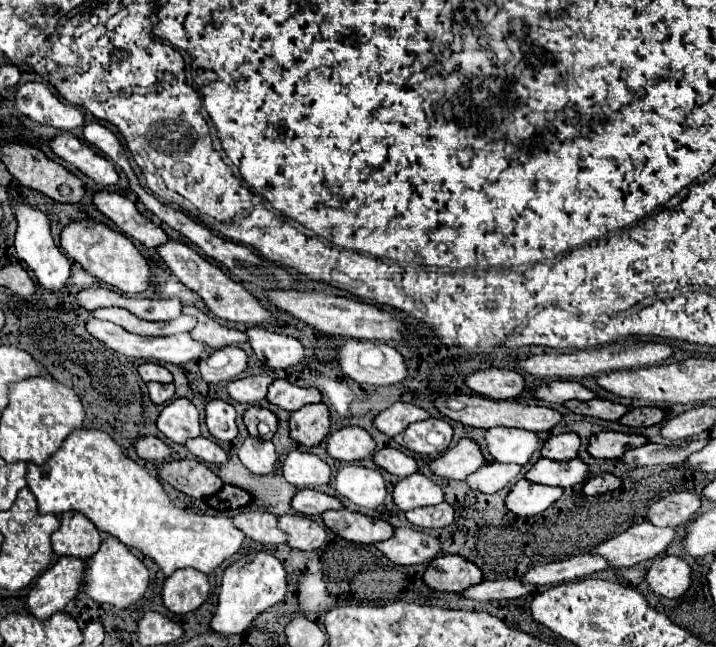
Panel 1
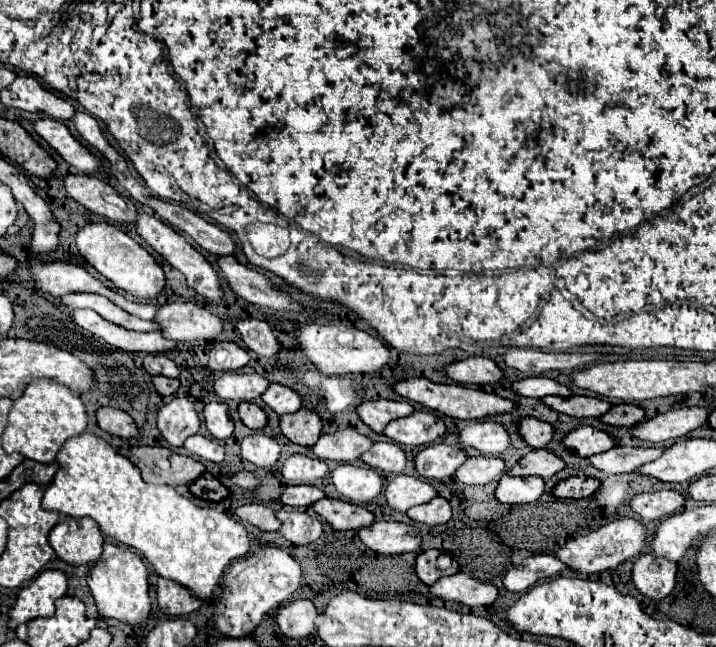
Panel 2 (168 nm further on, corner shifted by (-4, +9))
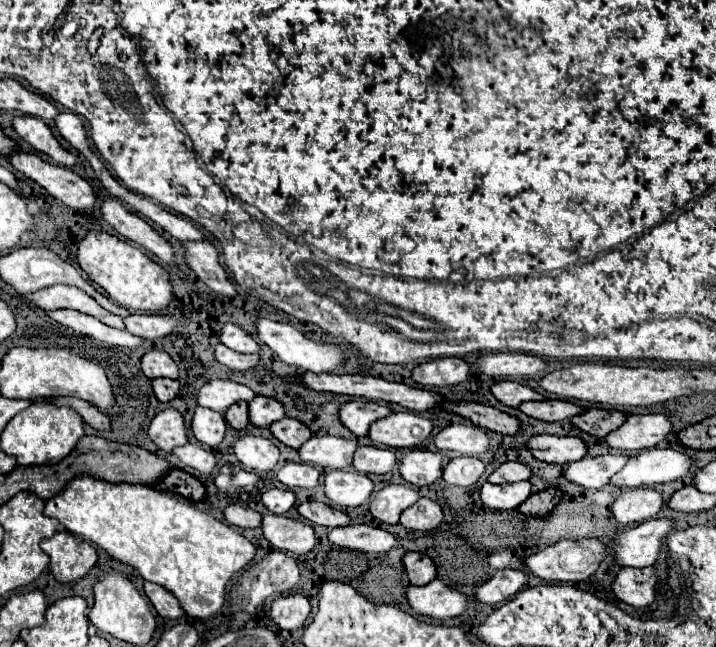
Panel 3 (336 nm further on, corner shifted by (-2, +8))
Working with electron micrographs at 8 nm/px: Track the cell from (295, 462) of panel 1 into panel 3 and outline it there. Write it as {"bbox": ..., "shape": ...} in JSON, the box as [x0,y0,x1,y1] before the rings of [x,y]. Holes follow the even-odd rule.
{"bbox":[278,462,320,488],"shape":[[[288,462],[286,466],[280,468],[278,472],[278,480],[288,486],[288,488],[314,488],[318,484],[320,472],[318,468],[310,466],[310,464],[296,464],[296,462]]]}

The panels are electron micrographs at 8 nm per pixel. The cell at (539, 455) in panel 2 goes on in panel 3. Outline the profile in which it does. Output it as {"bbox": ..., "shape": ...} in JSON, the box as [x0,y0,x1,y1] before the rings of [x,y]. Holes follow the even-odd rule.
{"bbox":[488,462,530,484],"shape":[[[506,462],[506,464],[500,464],[500,466],[488,476],[488,482],[490,482],[490,484],[512,484],[512,482],[528,480],[528,478],[530,478],[530,468],[528,468],[526,464]]]}

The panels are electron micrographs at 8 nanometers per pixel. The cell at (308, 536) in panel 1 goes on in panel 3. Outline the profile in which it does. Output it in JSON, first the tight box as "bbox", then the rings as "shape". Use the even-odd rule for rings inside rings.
{"bbox":[262,514,316,554],"shape":[[[266,514],[262,518],[262,534],[264,538],[278,550],[286,550],[290,554],[308,554],[314,544],[316,536],[310,524],[304,524],[300,520],[292,520],[288,516],[278,514]]]}

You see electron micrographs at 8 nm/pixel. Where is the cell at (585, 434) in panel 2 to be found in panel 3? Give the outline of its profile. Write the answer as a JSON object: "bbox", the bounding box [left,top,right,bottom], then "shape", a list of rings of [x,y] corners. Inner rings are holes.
{"bbox":[526,436,586,464],"shape":[[[532,436],[528,438],[526,448],[536,460],[548,464],[570,464],[586,454],[586,444],[574,436]]]}

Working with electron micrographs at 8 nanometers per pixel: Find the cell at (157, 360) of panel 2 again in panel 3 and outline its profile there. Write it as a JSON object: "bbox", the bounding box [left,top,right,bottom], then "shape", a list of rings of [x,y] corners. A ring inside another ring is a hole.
{"bbox":[142,350,178,380],"shape":[[[152,350],[142,356],[142,372],[154,380],[154,378],[178,378],[178,366],[176,362],[162,350]]]}

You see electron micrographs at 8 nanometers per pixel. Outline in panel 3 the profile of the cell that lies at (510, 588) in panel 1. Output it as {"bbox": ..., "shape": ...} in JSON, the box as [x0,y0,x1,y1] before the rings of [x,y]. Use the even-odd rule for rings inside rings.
{"bbox":[406,580,468,622],"shape":[[[432,580],[426,586],[408,586],[406,598],[416,614],[440,622],[460,616],[468,604],[468,598],[462,592],[452,590],[440,580]]]}

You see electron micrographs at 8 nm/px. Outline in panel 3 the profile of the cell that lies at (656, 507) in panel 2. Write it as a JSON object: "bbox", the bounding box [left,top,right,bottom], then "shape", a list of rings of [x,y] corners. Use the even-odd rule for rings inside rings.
{"bbox":[612,488,664,524],"shape":[[[652,488],[626,490],[612,504],[612,514],[620,524],[644,522],[656,518],[658,514],[662,514],[662,510],[664,510],[664,500]]]}

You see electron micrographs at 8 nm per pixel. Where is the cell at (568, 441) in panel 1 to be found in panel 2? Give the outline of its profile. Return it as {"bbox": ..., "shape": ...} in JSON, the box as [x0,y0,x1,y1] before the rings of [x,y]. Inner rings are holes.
{"bbox":[520,417,556,449],"shape":[[[526,417],[526,419],[520,421],[520,433],[522,433],[524,441],[530,447],[542,449],[554,439],[556,429],[550,423],[546,423],[546,421],[538,421],[534,417]]]}

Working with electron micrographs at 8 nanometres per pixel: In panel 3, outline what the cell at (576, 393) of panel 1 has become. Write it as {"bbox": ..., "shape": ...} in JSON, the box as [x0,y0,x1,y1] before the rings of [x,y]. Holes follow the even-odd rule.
{"bbox":[490,380,544,408],"shape":[[[510,380],[492,384],[490,392],[494,394],[496,400],[500,400],[506,406],[514,406],[514,408],[520,406],[522,402],[526,402],[526,400],[544,400],[544,396],[534,392],[532,388],[528,388],[524,384],[518,384],[518,382],[510,382]]]}

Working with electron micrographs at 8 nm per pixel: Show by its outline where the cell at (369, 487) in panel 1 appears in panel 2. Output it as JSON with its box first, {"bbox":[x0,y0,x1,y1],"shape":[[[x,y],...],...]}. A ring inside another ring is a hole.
{"bbox":[332,465,382,505],"shape":[[[338,465],[332,471],[332,483],[342,497],[356,505],[372,501],[382,491],[382,477],[372,467]]]}

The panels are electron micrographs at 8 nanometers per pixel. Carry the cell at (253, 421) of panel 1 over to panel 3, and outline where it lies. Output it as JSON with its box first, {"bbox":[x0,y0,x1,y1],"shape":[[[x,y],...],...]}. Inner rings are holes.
{"bbox":[224,402,248,430],"shape":[[[236,402],[224,412],[224,420],[234,430],[244,430],[248,426],[248,402]]]}

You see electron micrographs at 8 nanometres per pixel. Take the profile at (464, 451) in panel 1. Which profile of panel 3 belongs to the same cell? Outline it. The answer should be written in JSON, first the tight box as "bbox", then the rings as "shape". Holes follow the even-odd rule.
{"bbox":[400,450,446,486],"shape":[[[410,450],[400,462],[400,476],[412,486],[428,486],[440,480],[444,466],[446,462],[440,464],[440,452]]]}

